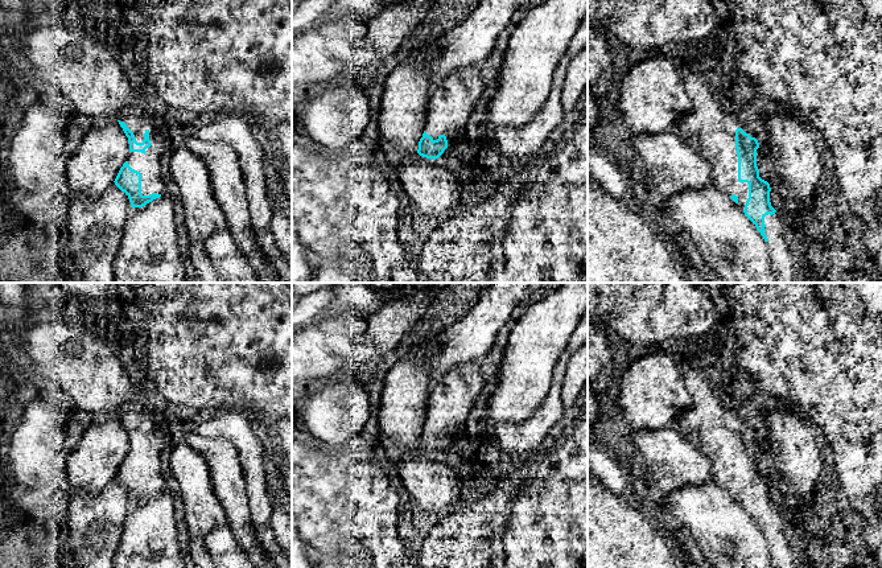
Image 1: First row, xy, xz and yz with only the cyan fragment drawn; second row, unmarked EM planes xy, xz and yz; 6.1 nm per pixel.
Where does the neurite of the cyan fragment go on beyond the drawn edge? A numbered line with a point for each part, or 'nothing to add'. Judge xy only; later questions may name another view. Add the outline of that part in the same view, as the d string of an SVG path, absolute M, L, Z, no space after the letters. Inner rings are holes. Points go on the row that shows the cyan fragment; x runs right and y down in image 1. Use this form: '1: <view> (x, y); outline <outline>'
1: xy (148, 164); outline M127 106L119 115L120 122L133 132L136 141L143 143L144 133L149 131L152 145L141 152L129 152L127 161L129 166L141 173L141 194L152 193L164 194L165 184L162 181L162 168L160 164L161 156L170 147L168 131L164 118L157 116L153 120L147 120L139 110Z

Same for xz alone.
1: xz (449, 107); outline M469 66L452 73L430 96L425 115L425 132L433 140L440 135L446 136L448 148L441 156L465 136L470 112L475 108L475 102L485 87L481 66Z

